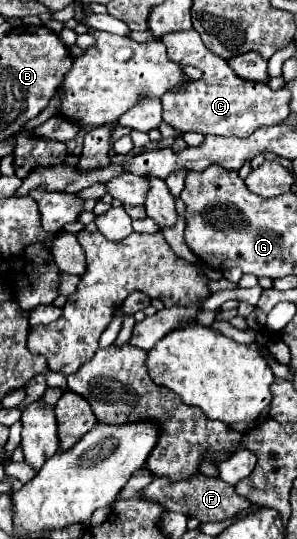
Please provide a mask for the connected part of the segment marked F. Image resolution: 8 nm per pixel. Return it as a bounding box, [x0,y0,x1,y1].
[145,473,251,523]

